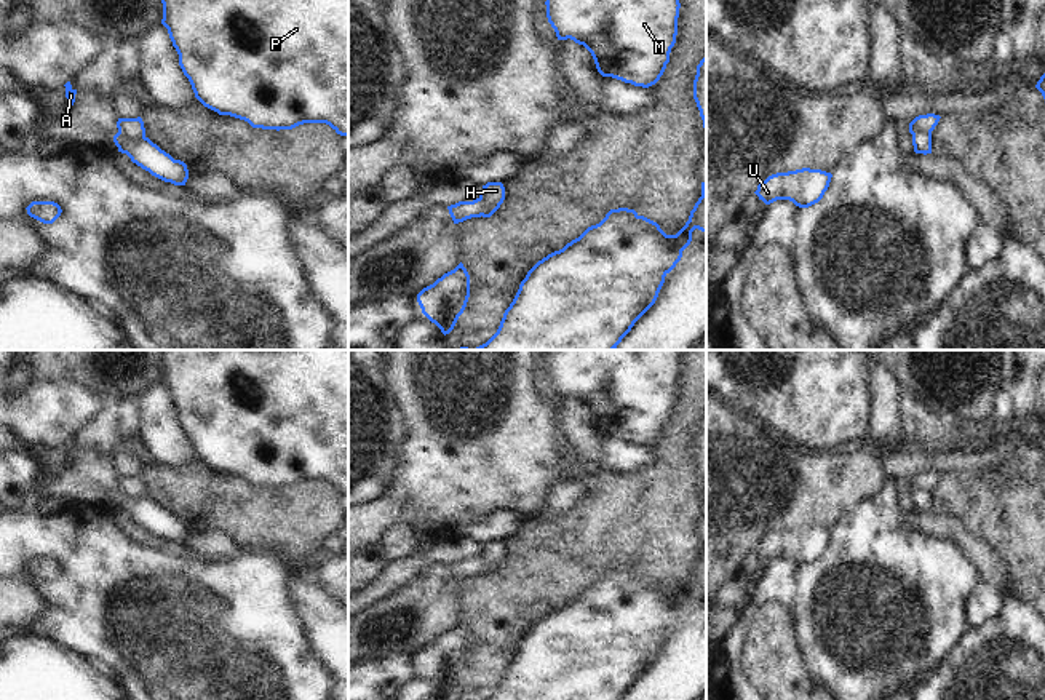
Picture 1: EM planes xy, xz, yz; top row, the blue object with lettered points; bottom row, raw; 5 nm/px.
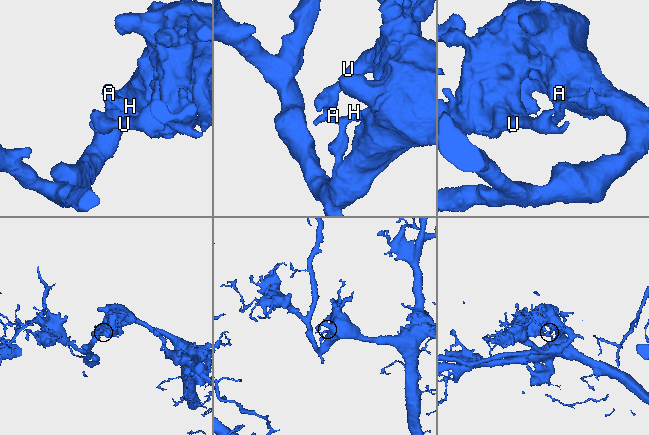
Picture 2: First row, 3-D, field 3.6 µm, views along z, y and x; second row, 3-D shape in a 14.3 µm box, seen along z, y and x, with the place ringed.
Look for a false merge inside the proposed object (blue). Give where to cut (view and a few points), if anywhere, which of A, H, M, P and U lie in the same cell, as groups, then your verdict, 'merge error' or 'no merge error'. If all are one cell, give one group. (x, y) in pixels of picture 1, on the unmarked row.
cut in xy along (119, 489), (127, 496), (144, 496); A / H M P U; merge error

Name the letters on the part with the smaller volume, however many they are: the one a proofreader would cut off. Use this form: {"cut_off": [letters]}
{"cut_off": ["A"]}

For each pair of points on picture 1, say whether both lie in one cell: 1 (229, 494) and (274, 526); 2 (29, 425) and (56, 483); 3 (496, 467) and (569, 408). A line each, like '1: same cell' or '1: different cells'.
1: same cell
2: different cells
3: different cells

